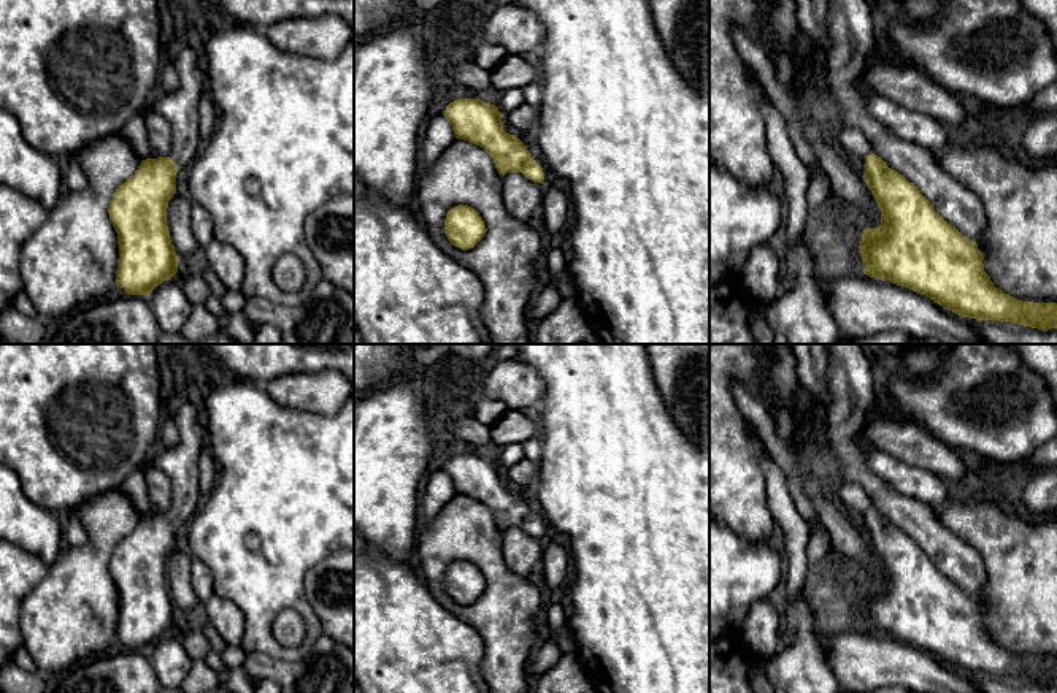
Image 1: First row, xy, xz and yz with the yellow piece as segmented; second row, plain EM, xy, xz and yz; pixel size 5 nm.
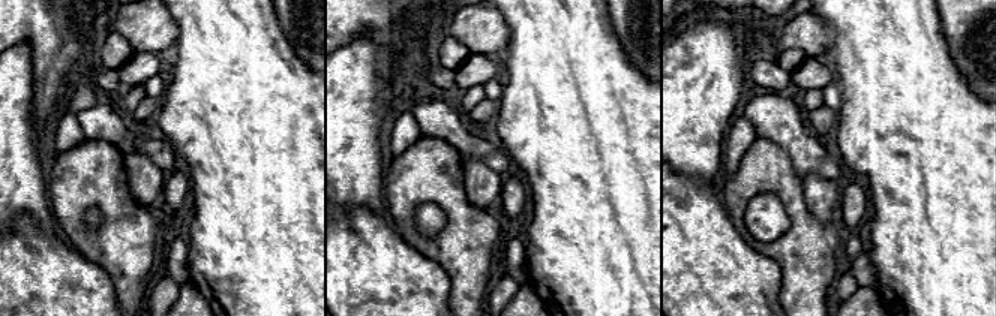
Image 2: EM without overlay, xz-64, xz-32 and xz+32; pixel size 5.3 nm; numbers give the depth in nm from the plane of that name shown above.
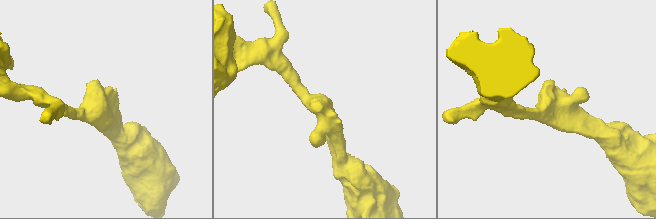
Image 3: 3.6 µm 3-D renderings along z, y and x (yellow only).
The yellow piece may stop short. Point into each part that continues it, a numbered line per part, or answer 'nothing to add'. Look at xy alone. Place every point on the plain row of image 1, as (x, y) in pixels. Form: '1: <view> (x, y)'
1: xy (180, 463)

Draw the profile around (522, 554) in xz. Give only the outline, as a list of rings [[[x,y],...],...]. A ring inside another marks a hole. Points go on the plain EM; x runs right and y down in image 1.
[[[506,528],[502,533],[503,560],[522,579],[538,580],[544,544],[544,539],[533,538],[522,528]]]

